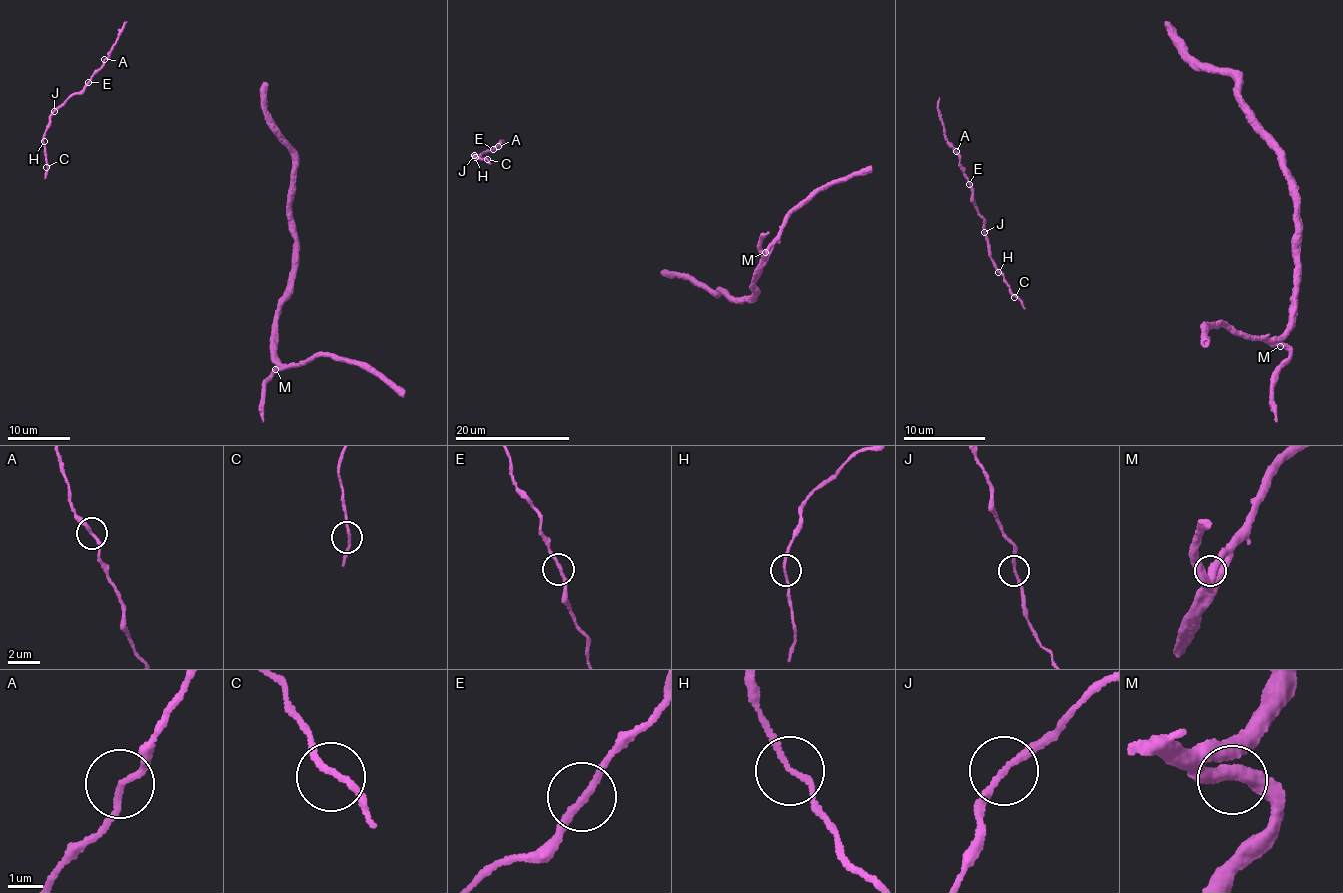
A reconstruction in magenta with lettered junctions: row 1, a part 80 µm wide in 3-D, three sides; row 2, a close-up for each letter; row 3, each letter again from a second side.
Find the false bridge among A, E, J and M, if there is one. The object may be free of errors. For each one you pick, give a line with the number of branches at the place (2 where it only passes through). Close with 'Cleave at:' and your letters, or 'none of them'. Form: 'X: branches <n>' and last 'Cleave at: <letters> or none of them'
J: branches 2
Cleave at: J

